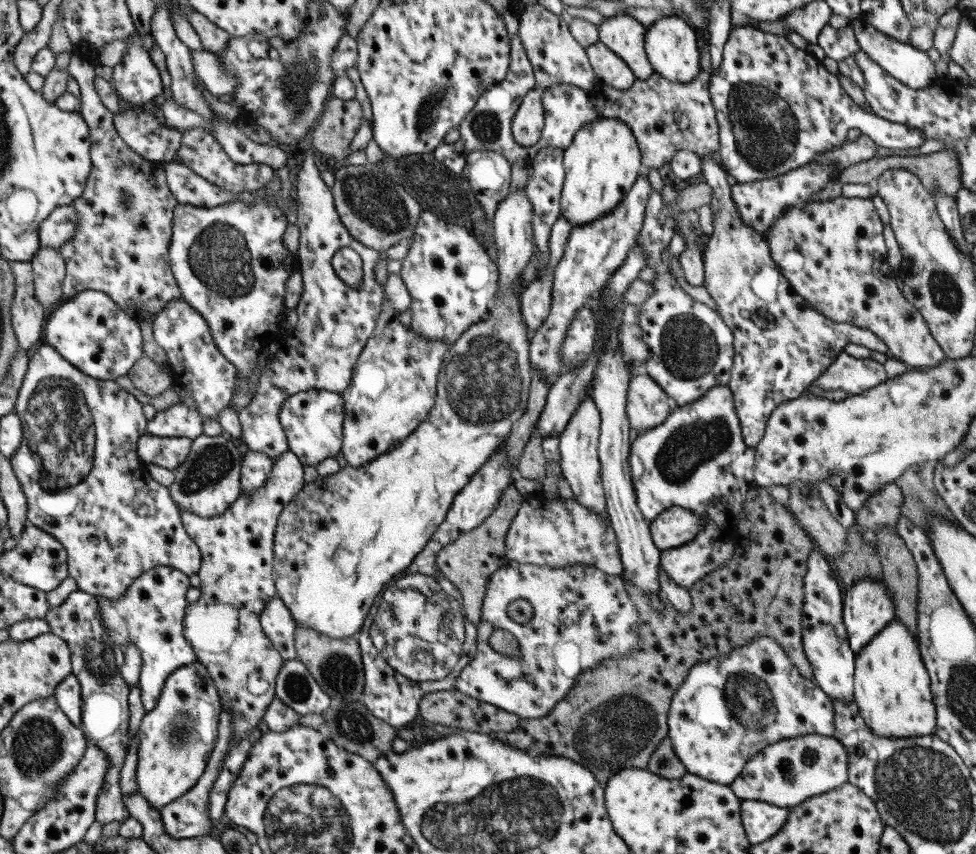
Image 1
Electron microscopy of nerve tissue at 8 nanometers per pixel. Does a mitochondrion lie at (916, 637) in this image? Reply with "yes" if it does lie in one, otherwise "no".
no

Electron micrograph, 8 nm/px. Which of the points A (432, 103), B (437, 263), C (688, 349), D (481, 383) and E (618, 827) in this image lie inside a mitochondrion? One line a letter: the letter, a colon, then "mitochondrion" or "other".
A: mitochondrion
B: other
C: mitochondrion
D: mitochondrion
E: other

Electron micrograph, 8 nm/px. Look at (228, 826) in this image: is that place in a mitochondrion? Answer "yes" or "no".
no

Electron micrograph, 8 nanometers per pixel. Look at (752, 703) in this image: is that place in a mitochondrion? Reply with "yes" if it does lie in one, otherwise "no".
yes

